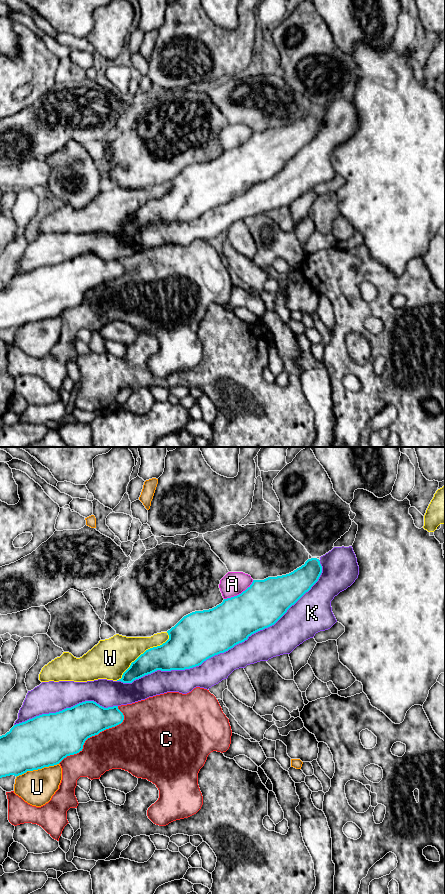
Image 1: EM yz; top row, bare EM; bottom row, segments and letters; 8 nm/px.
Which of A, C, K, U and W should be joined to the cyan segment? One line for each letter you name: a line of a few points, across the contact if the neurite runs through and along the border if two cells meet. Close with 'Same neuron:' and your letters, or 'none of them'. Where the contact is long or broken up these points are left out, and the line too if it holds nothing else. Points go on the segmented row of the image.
Same neuron: K

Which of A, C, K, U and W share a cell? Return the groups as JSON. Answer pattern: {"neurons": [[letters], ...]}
{"neurons": [["A"], ["C"], ["K"], ["U"], ["W"]]}

